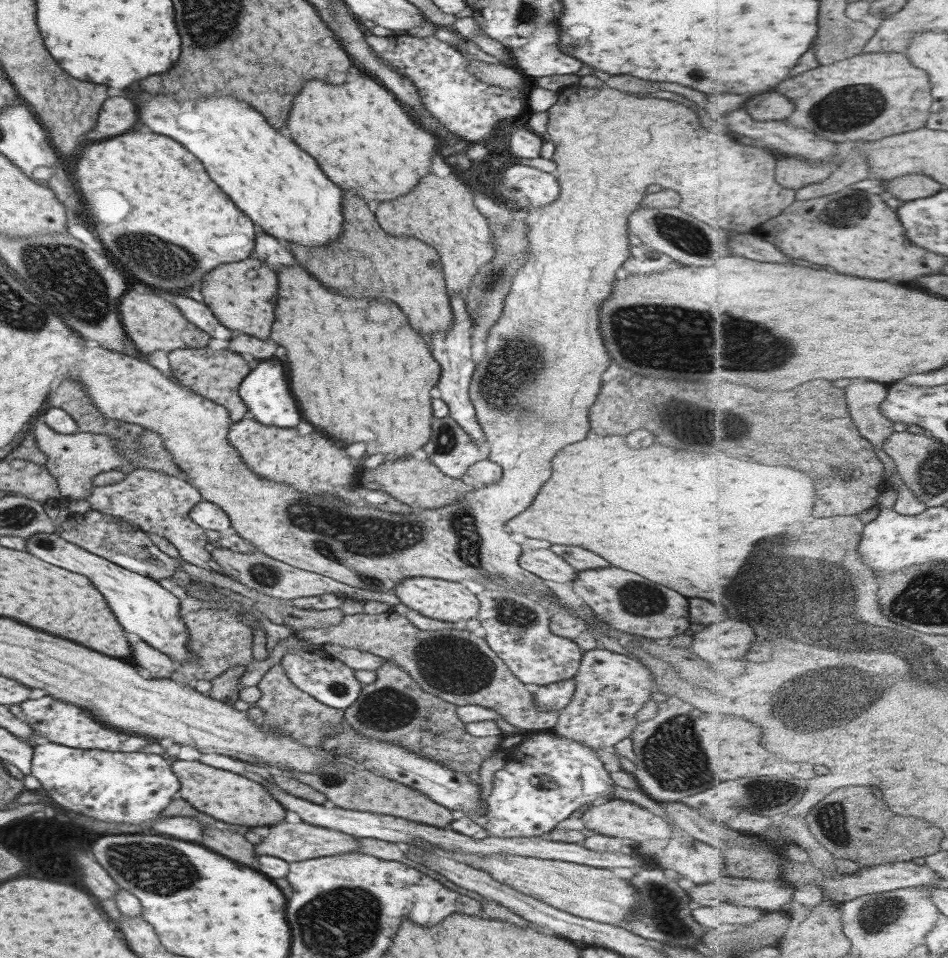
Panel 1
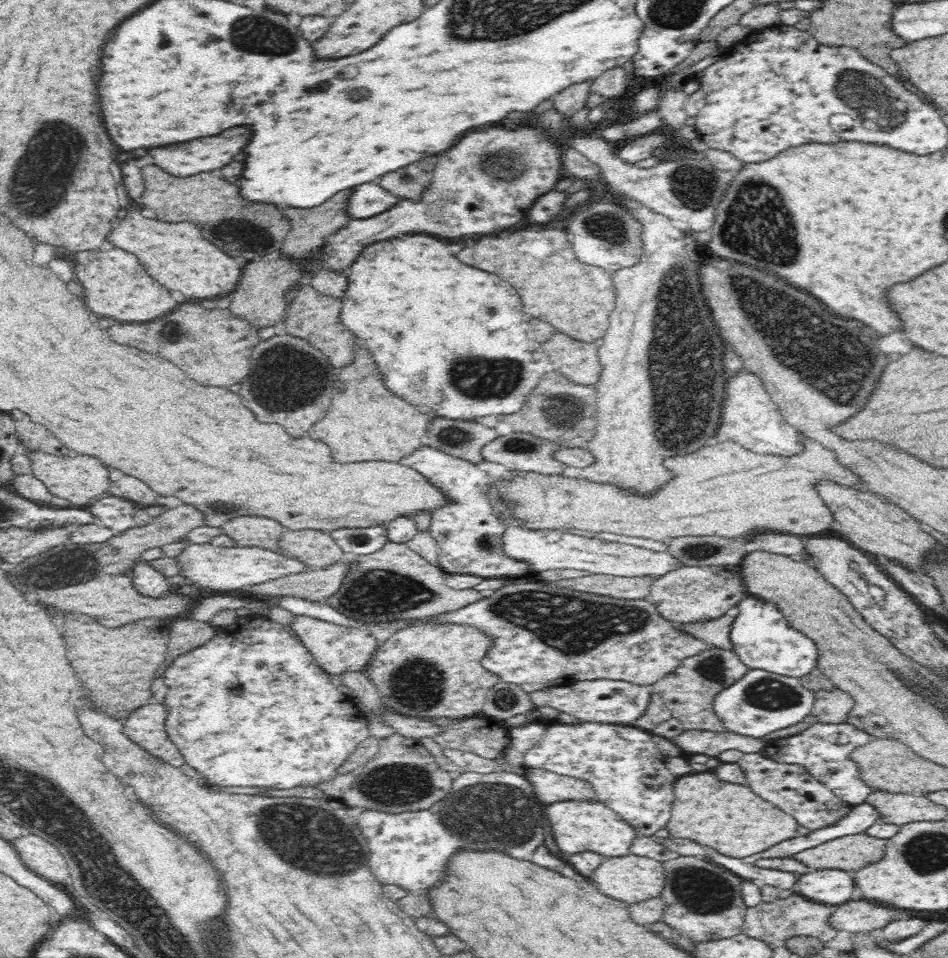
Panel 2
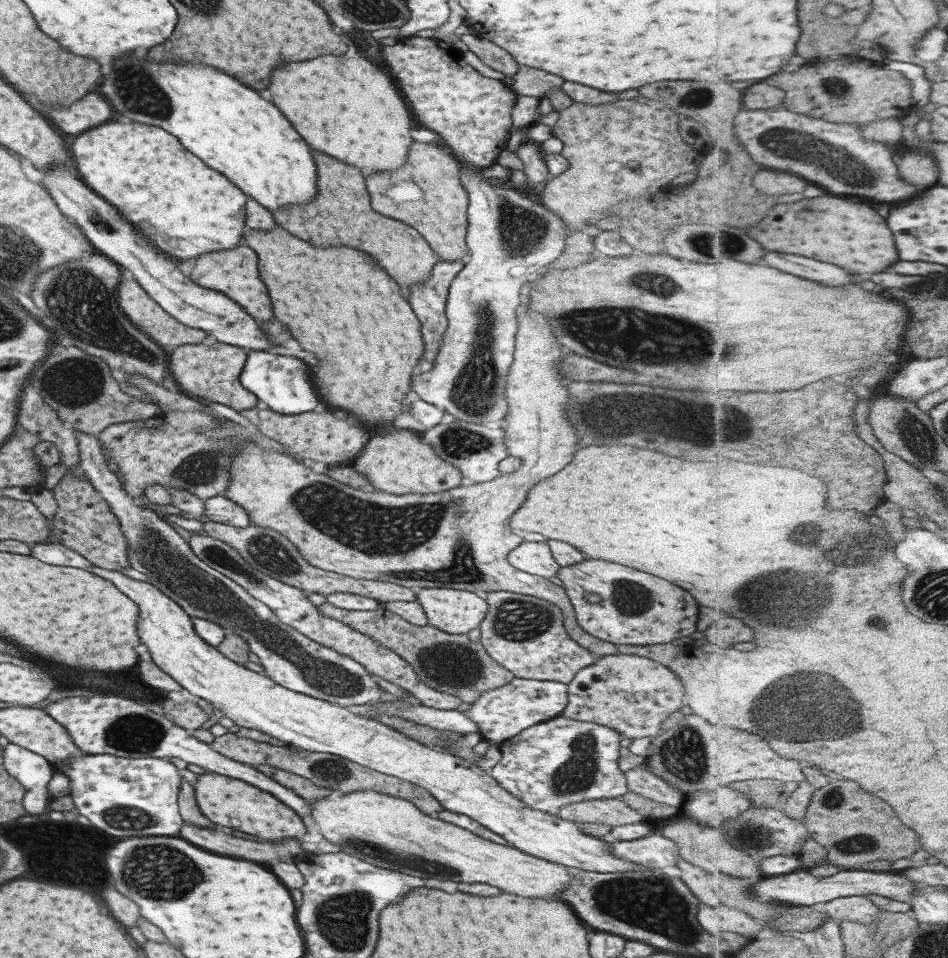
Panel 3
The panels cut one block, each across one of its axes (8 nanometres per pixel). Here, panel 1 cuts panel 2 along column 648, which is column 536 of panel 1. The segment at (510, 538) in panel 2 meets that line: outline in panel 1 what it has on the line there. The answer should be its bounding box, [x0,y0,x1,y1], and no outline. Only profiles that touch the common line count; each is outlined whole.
[517,549,576,584]

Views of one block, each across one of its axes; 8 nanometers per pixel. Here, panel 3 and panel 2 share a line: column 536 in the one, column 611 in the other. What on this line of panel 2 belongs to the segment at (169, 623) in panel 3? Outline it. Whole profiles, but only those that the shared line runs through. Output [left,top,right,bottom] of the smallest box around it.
[544,800,638,857]

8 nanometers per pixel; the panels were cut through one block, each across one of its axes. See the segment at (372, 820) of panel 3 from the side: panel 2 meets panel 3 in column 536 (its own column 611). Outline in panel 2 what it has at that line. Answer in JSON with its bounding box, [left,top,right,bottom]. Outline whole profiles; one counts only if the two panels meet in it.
[590,853,665,905]

